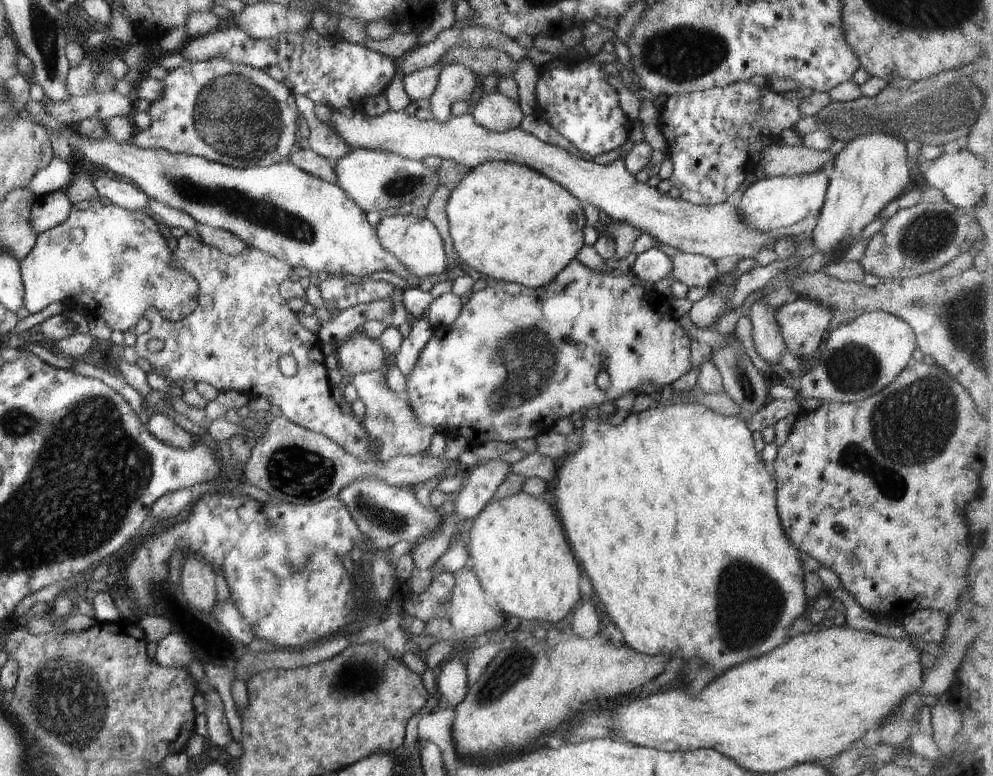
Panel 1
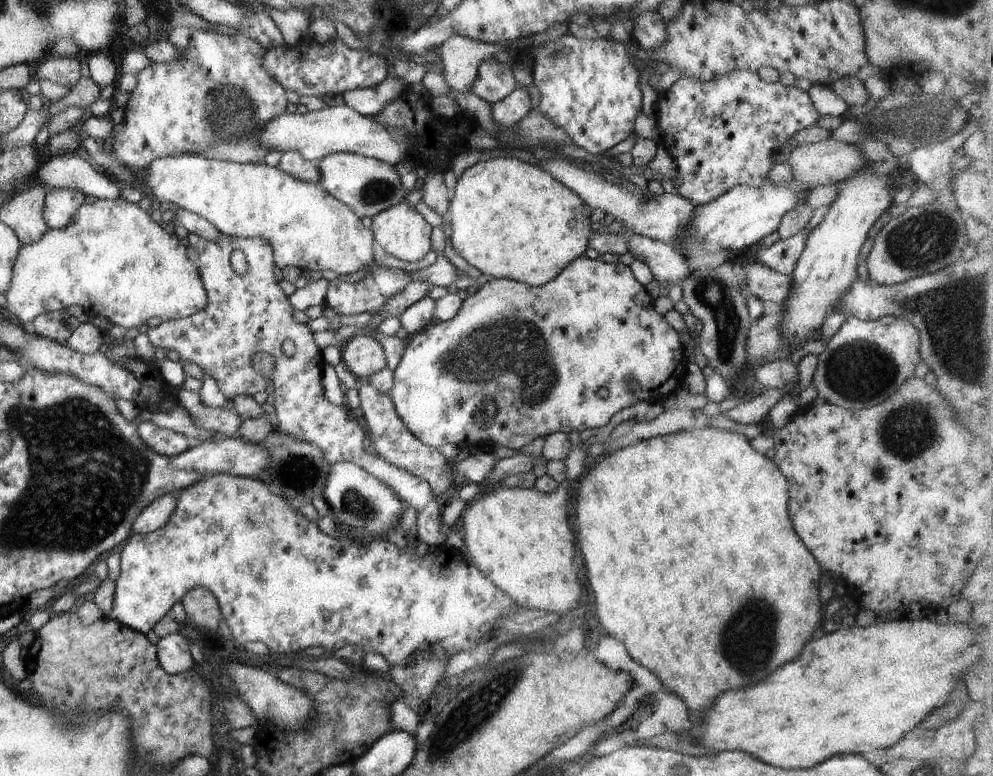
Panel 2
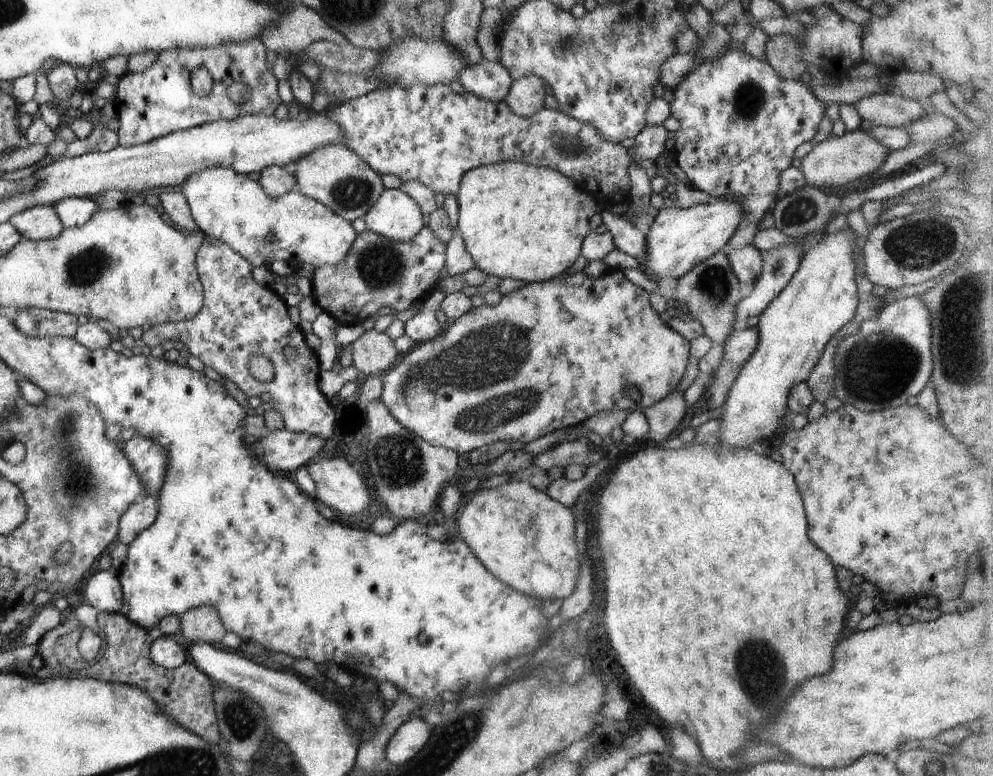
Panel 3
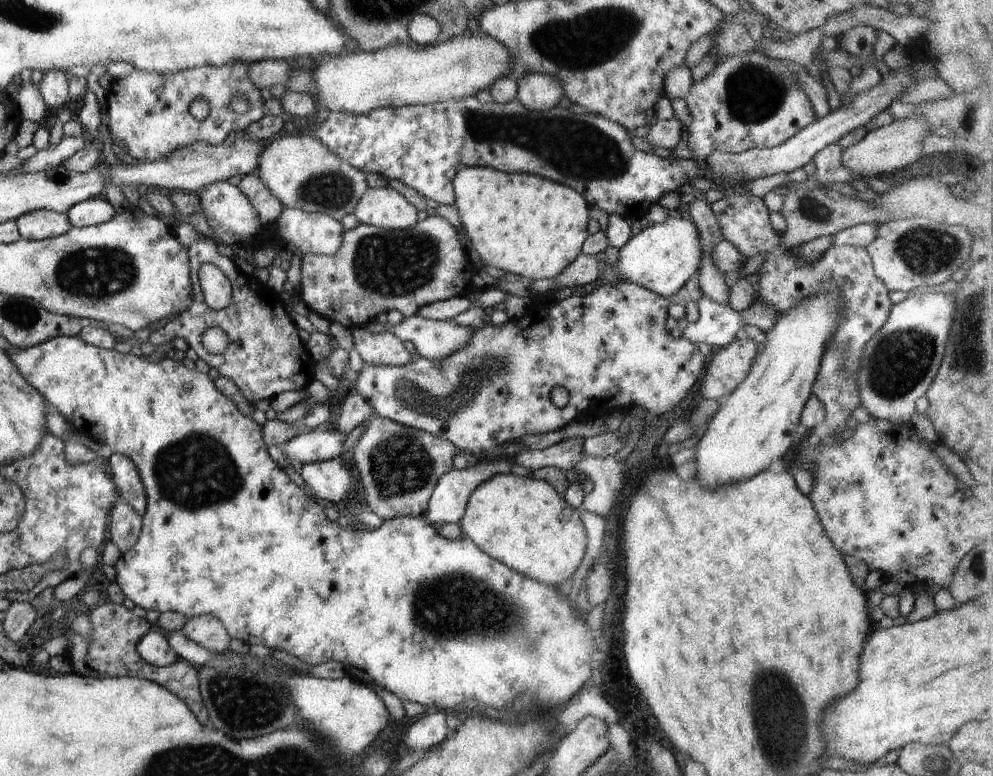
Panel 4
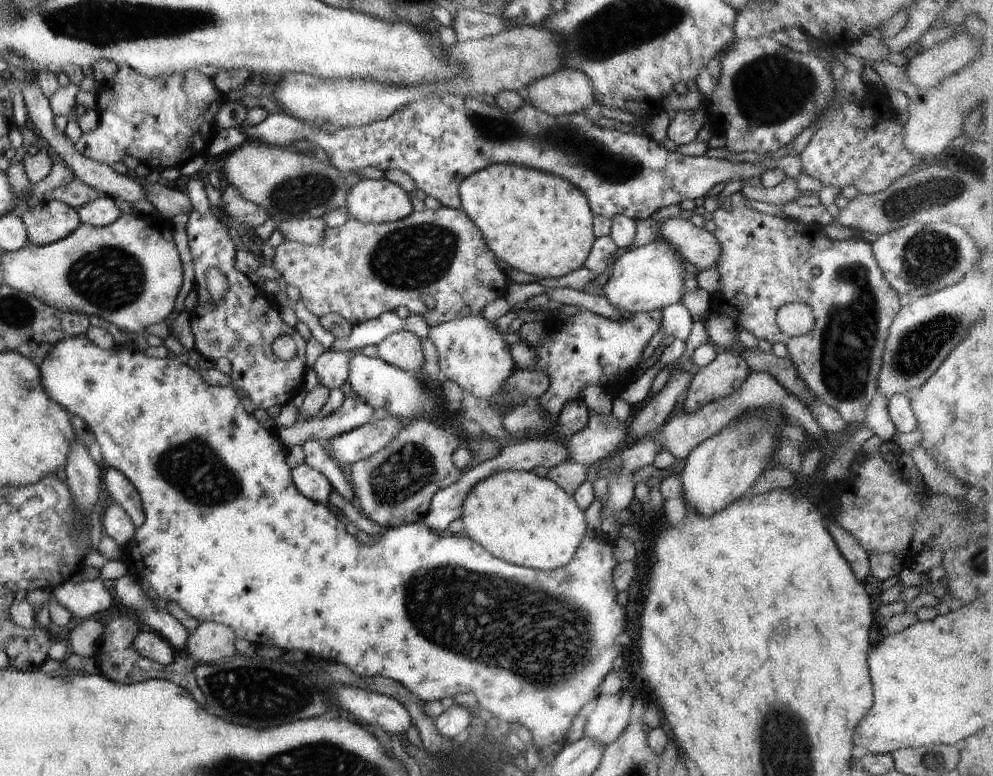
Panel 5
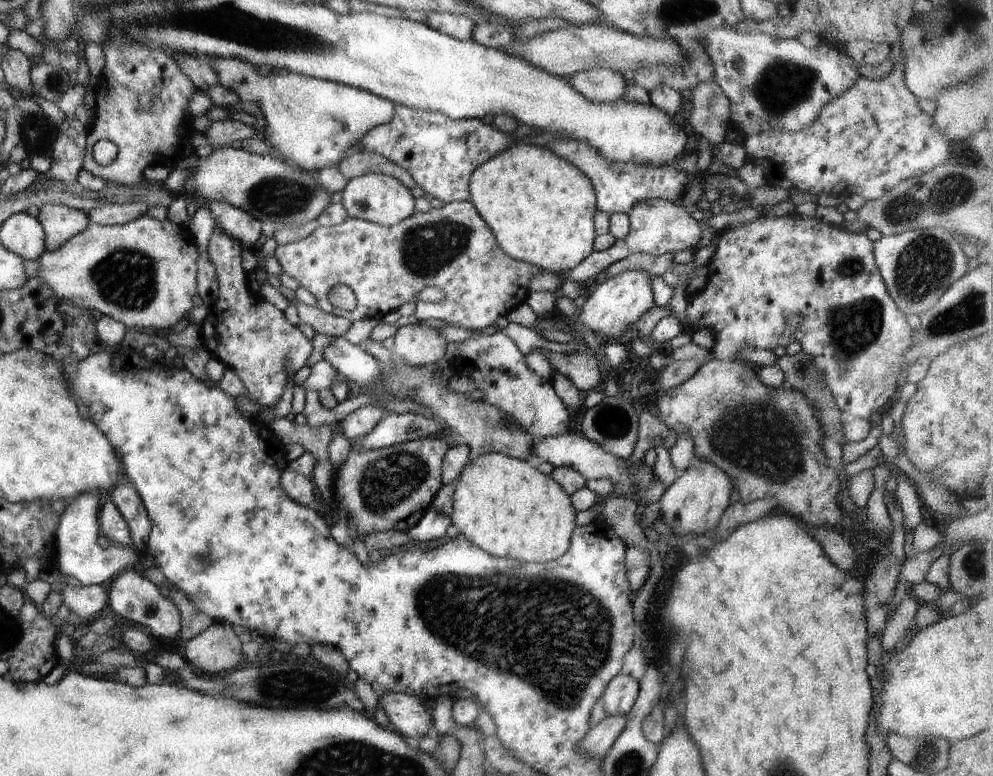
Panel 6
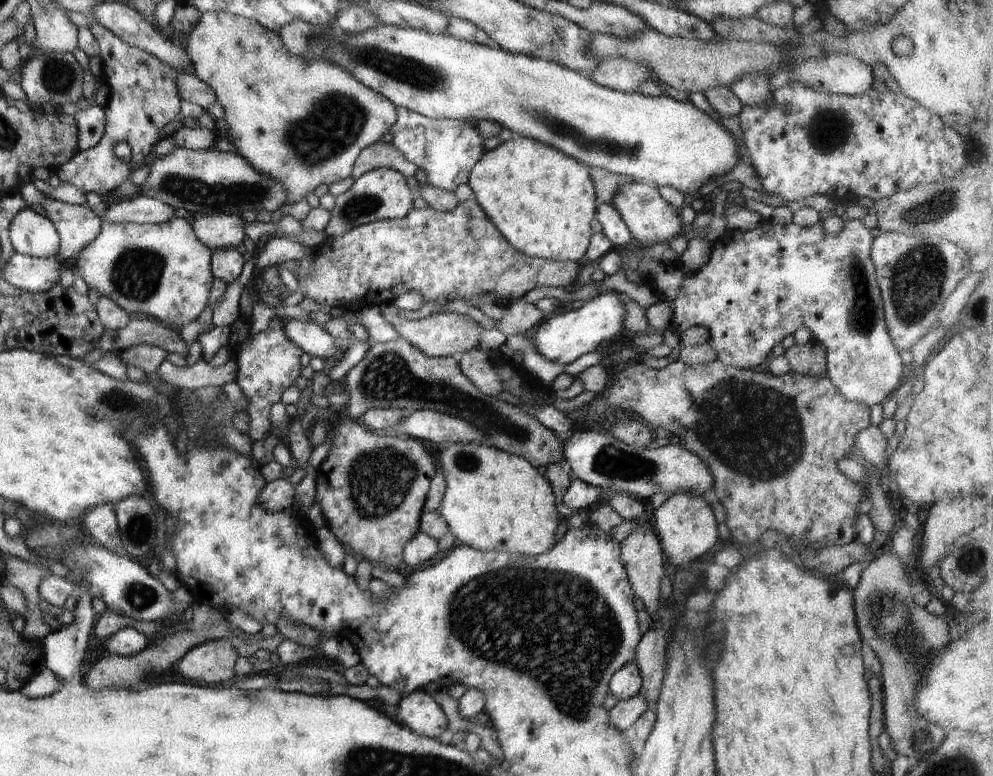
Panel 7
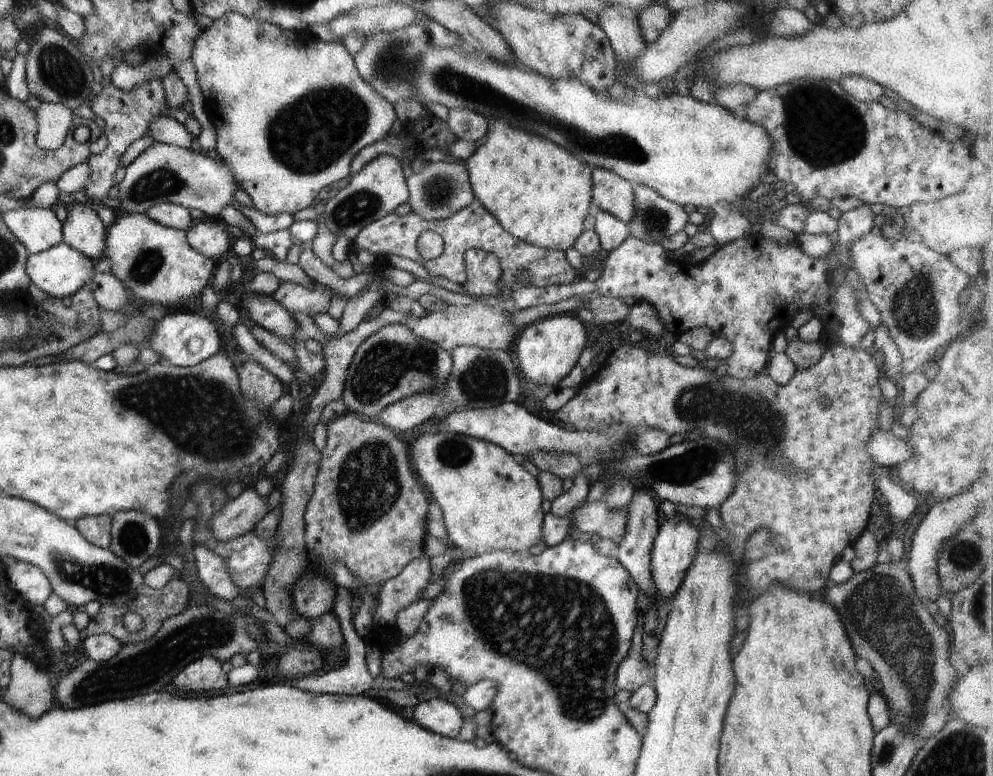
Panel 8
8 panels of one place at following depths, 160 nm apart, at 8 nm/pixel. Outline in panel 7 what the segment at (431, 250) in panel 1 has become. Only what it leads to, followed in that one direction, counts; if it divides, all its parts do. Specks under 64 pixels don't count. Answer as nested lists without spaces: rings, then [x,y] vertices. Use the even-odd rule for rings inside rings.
[[[379,168],[359,176],[350,189],[335,197],[331,219],[325,228],[326,240],[346,234],[350,229],[381,220],[404,218],[414,207],[407,178],[396,169]]]

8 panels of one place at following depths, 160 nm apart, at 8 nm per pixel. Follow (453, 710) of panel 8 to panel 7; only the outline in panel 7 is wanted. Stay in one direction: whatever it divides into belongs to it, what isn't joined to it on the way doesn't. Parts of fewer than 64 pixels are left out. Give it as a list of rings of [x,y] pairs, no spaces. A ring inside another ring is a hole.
[[[423,690],[403,695],[397,707],[399,724],[416,734],[436,739],[447,728],[448,720],[444,711]]]

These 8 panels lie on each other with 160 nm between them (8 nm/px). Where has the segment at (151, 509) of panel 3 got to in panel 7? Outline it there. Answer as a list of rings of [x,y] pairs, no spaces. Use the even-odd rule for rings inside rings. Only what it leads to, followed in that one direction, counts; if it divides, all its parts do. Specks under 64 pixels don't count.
[[[112,505],[94,507],[82,518],[86,528],[83,531],[88,538],[94,539],[100,547],[107,548],[109,551],[120,548],[121,538]]]

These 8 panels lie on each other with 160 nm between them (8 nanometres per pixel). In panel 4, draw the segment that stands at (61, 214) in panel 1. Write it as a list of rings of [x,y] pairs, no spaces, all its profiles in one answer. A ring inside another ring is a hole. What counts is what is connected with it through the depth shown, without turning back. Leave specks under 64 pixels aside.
[[[105,196],[89,198],[68,209],[68,220],[72,227],[93,227],[108,222],[116,212]]]

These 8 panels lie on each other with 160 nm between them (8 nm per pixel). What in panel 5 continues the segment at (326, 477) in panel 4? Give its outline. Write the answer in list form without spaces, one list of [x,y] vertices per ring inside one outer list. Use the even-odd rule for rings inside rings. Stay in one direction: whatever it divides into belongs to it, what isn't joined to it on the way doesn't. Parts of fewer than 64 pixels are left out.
[[[300,465],[291,470],[294,488],[298,489],[314,502],[326,505],[332,489],[331,482],[320,473],[312,470],[308,465]]]

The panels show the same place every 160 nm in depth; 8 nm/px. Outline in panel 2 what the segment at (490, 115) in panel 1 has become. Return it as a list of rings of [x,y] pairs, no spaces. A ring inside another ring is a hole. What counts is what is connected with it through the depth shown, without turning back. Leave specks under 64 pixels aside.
[[[520,85],[500,102],[491,104],[494,122],[505,127],[511,127],[514,123],[522,120],[531,109],[530,95]]]

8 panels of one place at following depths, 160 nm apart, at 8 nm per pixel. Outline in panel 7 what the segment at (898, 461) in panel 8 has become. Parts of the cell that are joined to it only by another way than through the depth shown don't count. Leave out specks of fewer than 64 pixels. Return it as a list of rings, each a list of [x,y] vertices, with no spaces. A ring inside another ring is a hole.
[[[871,424],[860,431],[856,437],[856,450],[866,462],[874,465],[879,471],[887,466],[887,438],[877,424]]]

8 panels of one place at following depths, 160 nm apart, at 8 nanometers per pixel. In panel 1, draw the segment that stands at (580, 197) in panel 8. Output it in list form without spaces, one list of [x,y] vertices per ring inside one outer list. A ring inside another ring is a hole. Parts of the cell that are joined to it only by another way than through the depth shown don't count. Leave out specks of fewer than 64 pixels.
[[[488,161],[470,170],[451,191],[446,214],[449,235],[462,262],[480,272],[483,278],[518,283],[531,289],[550,284],[576,259],[585,245],[583,230],[588,225],[585,210],[575,196],[537,170],[510,161]]]

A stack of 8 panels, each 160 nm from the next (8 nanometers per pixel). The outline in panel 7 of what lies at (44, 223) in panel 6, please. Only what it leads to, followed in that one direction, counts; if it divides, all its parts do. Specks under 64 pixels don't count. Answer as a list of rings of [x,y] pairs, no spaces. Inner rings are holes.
[[[31,179],[27,180],[25,184],[22,184],[18,192],[25,202],[25,206],[29,209],[32,209],[34,204],[40,204],[46,210],[46,217],[52,221],[61,238],[58,256],[62,260],[72,263],[74,258],[100,234],[102,218],[87,205],[73,205],[51,199],[40,191]]]

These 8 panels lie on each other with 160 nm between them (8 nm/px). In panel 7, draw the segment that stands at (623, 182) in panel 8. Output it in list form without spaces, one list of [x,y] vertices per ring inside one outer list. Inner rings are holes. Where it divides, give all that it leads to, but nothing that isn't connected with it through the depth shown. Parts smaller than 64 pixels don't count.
[[[630,181],[620,185],[611,200],[611,205],[618,211],[624,224],[632,233],[634,242],[642,248],[656,243],[666,243],[668,238],[678,236],[678,232],[684,223],[680,216],[680,210],[668,204],[658,193],[658,188],[650,183],[638,183]]]

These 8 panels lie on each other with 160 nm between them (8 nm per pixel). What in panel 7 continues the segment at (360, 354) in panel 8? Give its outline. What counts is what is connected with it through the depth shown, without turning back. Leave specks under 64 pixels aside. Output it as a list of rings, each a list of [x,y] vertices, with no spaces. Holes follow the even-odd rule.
[[[399,336],[390,342],[372,342],[364,358],[345,376],[348,416],[354,421],[360,420],[367,410],[381,408],[448,413],[482,430],[489,446],[525,458],[534,468],[566,464],[562,436],[506,401],[481,393],[465,377],[454,357],[428,356]]]

